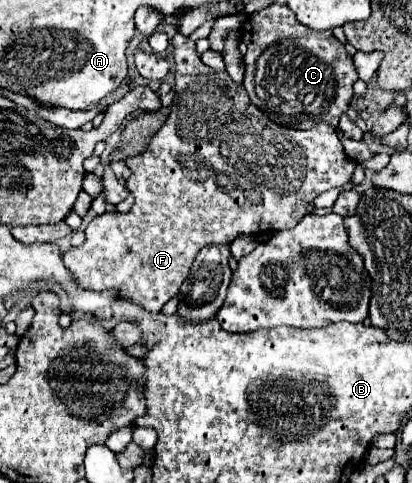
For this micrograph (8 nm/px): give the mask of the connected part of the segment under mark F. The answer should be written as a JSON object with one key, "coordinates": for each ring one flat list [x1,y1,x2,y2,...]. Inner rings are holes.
{"coordinates":[[184,35,172,37,176,85,170,115,152,135,144,153,126,159,132,175,126,181,136,199,128,213,104,213,86,227,86,243,64,253,64,265,76,281,94,291,118,289,148,311,160,311,186,281,190,267,204,245,232,243,236,235,264,235,294,227,312,201,332,189,342,187,354,173,354,161,344,153,336,129,320,123,308,131,294,131,270,121,250,103,244,85,234,83,228,71,214,71,204,65,196,43]]}

